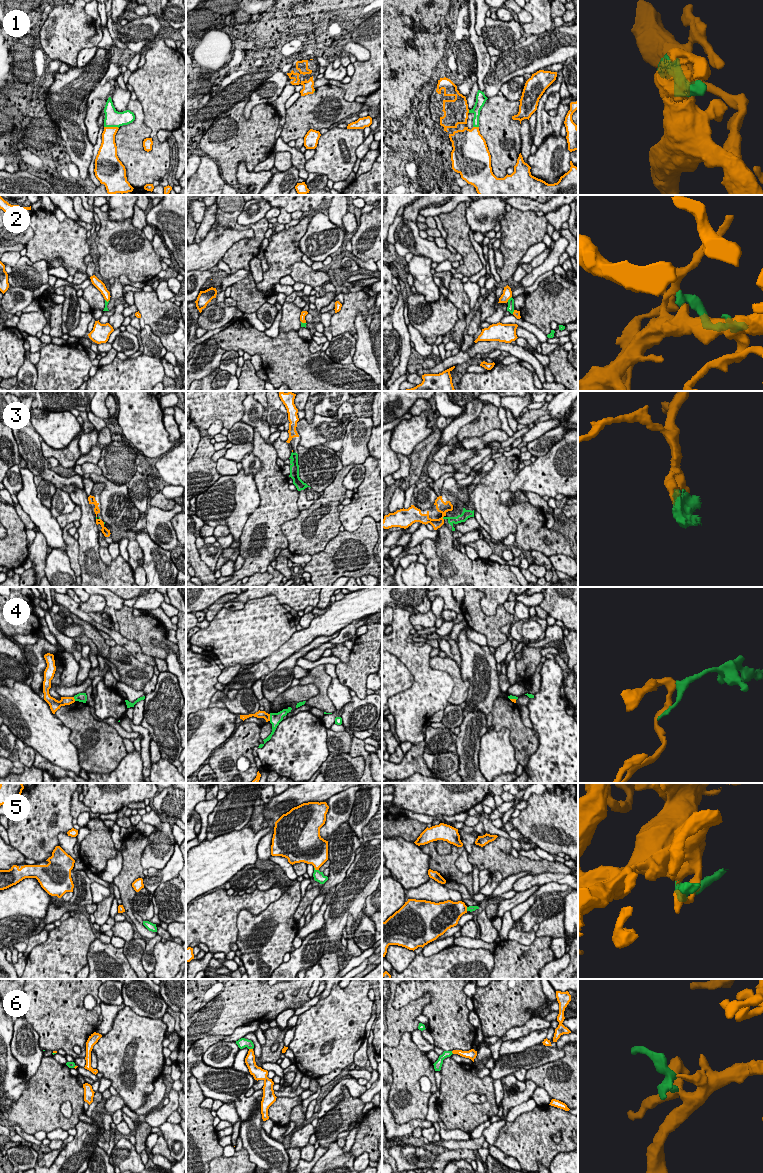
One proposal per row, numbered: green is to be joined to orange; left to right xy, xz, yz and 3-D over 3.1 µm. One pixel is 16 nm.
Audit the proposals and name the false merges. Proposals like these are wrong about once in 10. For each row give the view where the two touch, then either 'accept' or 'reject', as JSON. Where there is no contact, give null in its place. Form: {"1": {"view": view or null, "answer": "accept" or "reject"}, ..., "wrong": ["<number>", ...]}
{"1": {"view": "xy", "answer": "accept"}, "2": {"view": "yz", "answer": "accept"}, "3": {"view": "yz", "answer": "accept"}, "4": {"view": "xz", "answer": "reject"}, "5": {"view": "xz", "answer": "accept"}, "6": {"view": "xz", "answer": "accept"}, "wrong": ["4"]}

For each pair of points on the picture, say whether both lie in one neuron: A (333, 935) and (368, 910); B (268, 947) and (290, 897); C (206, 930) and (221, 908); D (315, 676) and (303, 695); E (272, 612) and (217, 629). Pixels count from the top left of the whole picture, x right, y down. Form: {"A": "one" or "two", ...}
{"A": "two", "B": "one", "C": "one", "D": "two", "E": "one"}

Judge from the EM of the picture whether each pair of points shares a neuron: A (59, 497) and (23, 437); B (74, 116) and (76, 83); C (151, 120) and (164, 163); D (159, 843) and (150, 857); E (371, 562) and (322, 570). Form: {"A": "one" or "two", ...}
{"A": "two", "B": "one", "C": "two", "D": "one", "E": "one"}

